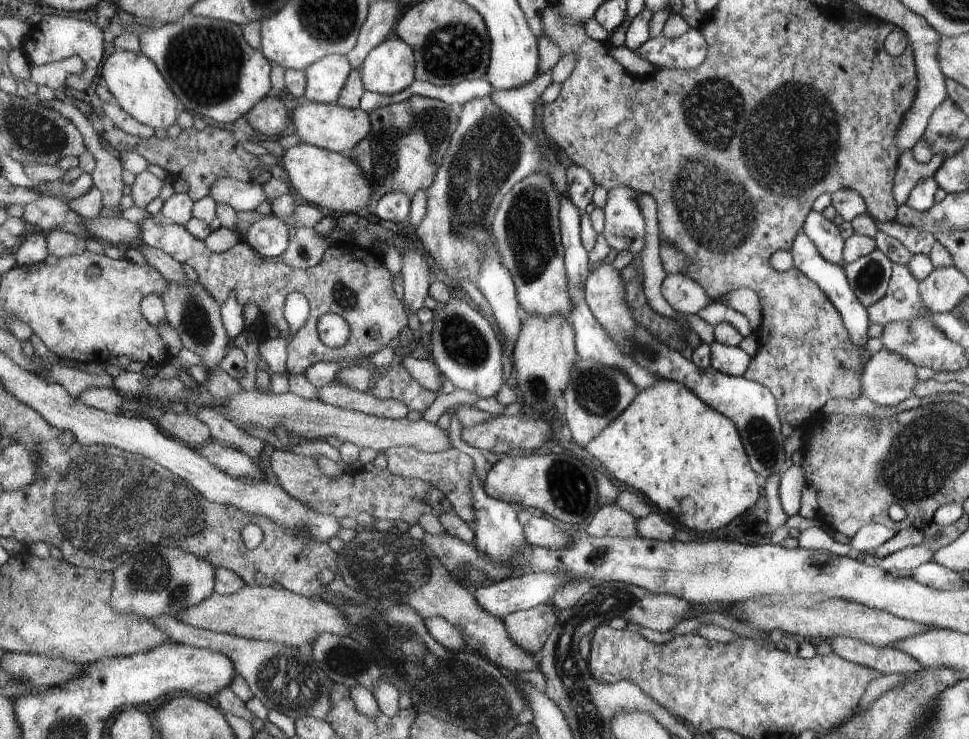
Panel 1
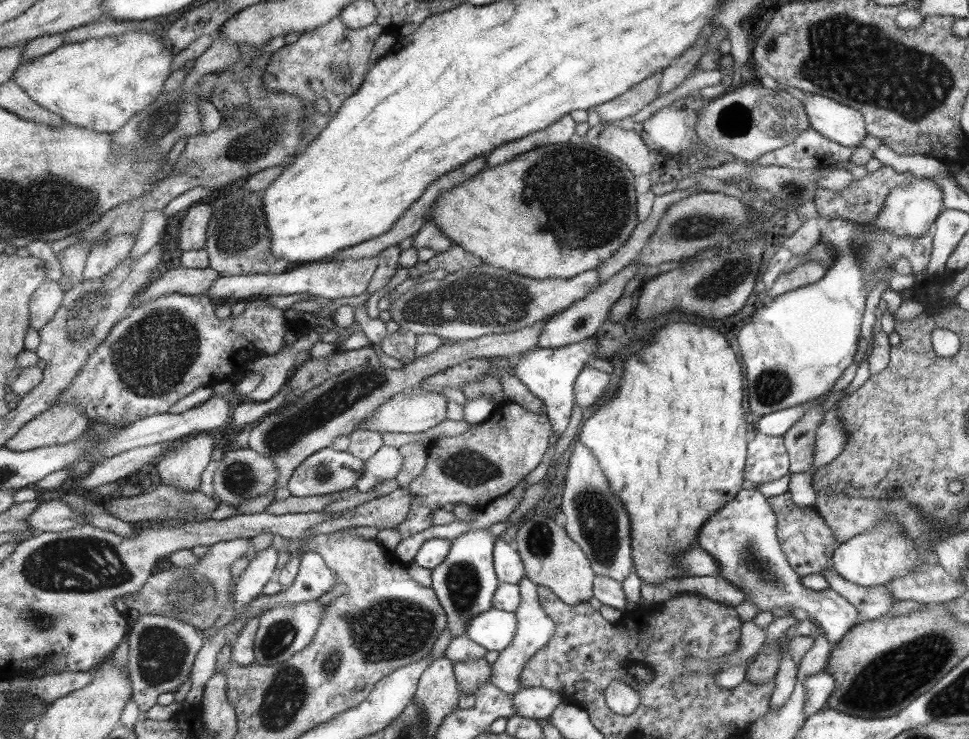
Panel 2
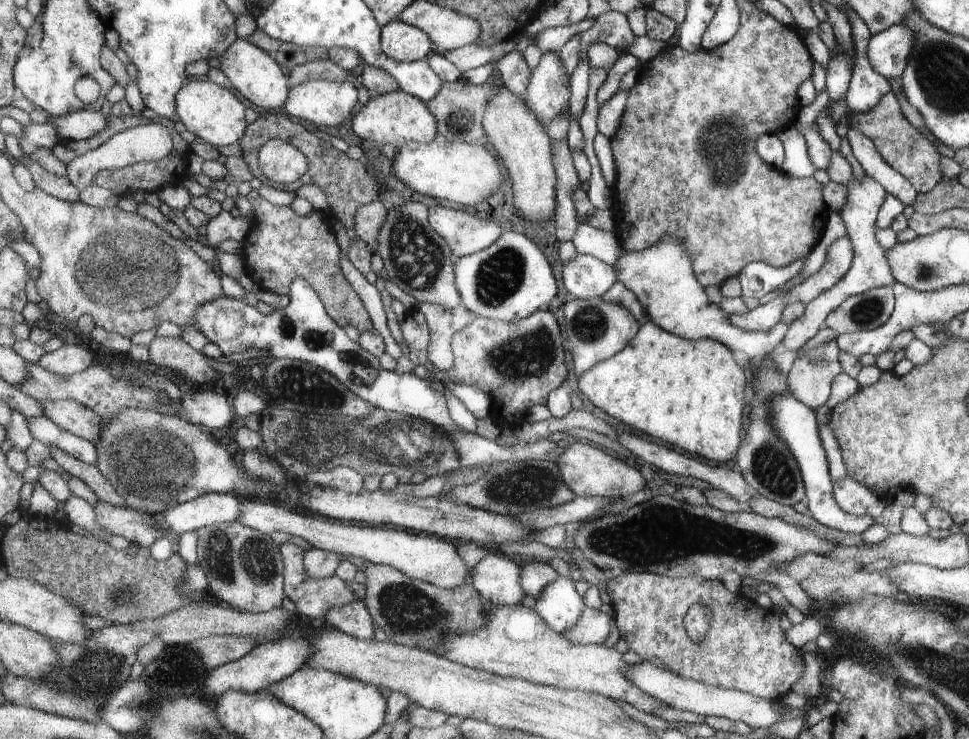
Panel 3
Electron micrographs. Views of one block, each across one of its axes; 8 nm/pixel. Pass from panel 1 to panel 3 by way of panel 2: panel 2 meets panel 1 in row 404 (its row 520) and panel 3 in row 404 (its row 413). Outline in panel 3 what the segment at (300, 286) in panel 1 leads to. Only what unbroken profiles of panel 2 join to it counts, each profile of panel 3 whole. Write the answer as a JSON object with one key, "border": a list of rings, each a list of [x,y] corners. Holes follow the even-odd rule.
{"border":[[[547,309],[545,312],[537,310],[517,321],[476,317],[469,325],[461,326],[453,335],[453,366],[448,370],[439,370],[428,360],[430,331],[420,311],[416,312],[416,319],[406,319],[402,329],[410,345],[411,362],[425,367],[436,379],[456,378],[459,384],[474,385],[489,394],[492,399],[489,415],[501,428],[523,418],[531,405],[545,405],[548,395],[566,380],[561,330]]]}

